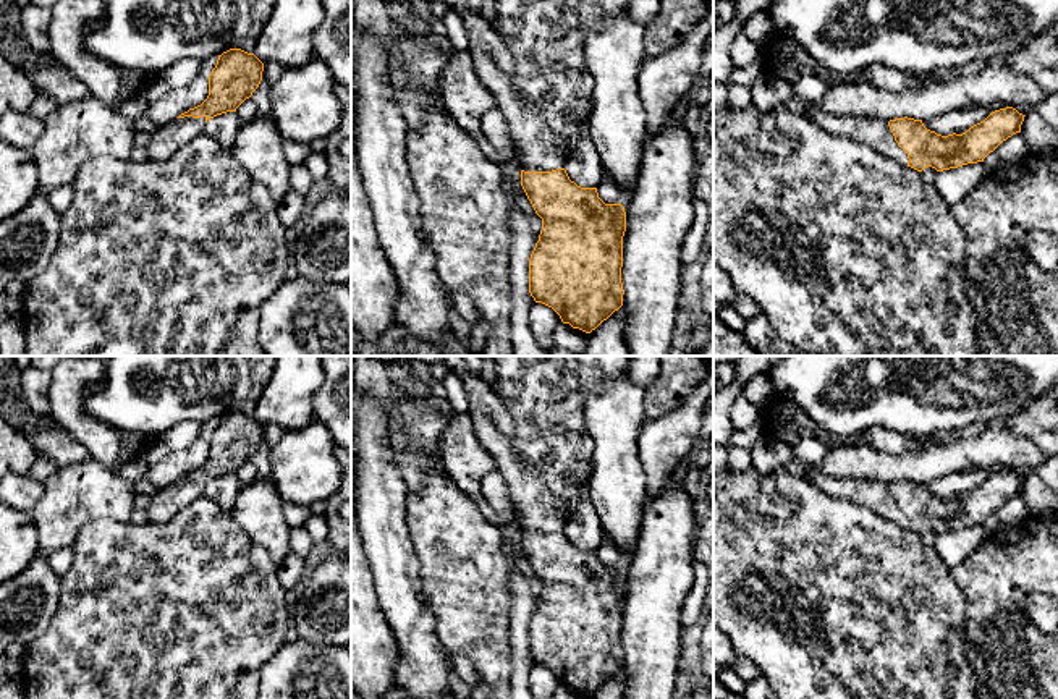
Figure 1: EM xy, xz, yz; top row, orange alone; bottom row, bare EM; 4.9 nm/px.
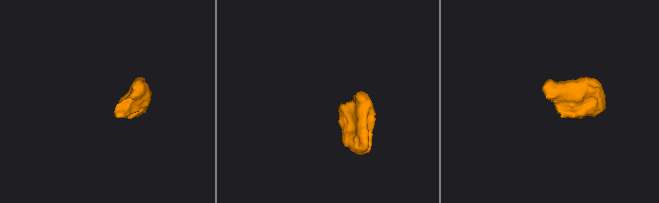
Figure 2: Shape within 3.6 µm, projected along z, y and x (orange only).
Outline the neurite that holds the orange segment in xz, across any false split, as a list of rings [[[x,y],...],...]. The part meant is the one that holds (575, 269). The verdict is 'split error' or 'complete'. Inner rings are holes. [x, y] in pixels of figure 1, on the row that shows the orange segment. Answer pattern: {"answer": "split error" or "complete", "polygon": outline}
{"answer": "split error", "polygon": [[[443,0],[461,16],[468,32],[468,52],[479,81],[503,113],[521,168],[521,186],[535,214],[542,218],[539,241],[529,259],[529,293],[535,303],[552,307],[563,324],[586,333],[595,330],[623,306],[623,236],[626,212],[621,204],[605,204],[597,188],[581,188],[569,180],[568,160],[553,141],[553,134],[539,108],[513,94],[514,60],[495,28],[474,13],[466,0]]]}

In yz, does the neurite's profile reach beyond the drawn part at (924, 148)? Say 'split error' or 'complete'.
split error

